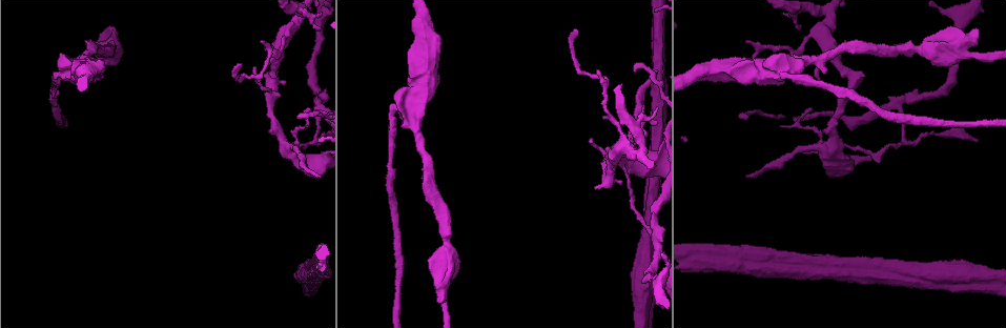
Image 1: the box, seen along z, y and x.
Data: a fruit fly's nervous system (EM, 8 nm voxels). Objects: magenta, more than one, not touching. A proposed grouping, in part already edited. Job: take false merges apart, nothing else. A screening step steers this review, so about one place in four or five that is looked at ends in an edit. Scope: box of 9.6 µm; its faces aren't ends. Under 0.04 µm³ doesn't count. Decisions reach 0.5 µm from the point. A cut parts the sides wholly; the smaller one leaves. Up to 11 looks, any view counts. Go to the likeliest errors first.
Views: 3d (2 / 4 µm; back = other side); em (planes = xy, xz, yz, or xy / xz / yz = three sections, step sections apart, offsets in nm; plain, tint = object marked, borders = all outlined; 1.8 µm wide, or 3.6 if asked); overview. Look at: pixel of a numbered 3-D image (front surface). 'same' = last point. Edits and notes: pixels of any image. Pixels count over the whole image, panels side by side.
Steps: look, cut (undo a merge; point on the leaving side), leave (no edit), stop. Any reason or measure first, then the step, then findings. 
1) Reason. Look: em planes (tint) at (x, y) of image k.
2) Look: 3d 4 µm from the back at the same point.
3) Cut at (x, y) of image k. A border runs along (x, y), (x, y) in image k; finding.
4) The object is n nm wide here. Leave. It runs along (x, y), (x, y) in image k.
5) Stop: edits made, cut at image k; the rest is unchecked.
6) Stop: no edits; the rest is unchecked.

Arms part here. Look: em yz step 16 (tint) at (624, 146) of image 1.

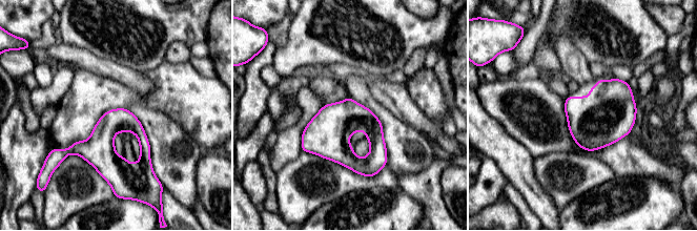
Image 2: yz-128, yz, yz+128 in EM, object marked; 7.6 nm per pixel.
Cut it another way. Look: em planes (tint) at the same point.

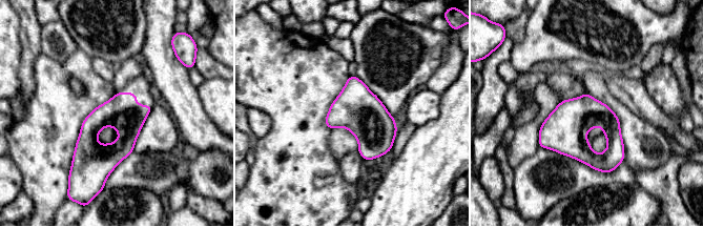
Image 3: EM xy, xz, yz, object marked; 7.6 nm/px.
Leave. Continuous, no second neuron.

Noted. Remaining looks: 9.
Two arms at a narrow angle. Look: em planes (plain) at (904, 270) of image 1.

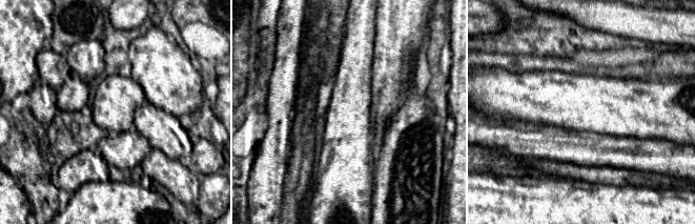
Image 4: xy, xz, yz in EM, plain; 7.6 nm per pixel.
Where the object lies. Look: em planes (tint) at the same point.

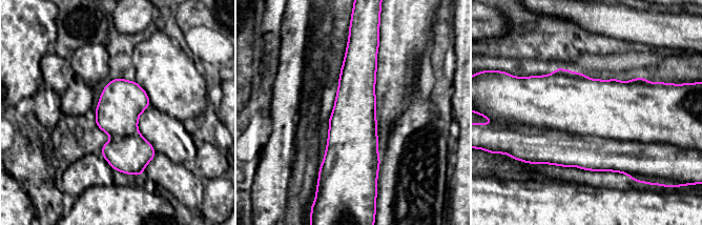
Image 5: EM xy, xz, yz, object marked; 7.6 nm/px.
The object is 340 nm wide here. Cut at (597, 154) of image 5. The part that leaves runs along (529, 133), (565, 150), (642, 146) in image 5; a second neuron is stuck on.

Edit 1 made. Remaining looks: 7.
Small branch off a trunk. Look: 3d 4 µm from the back at (623, 158) of image 1.

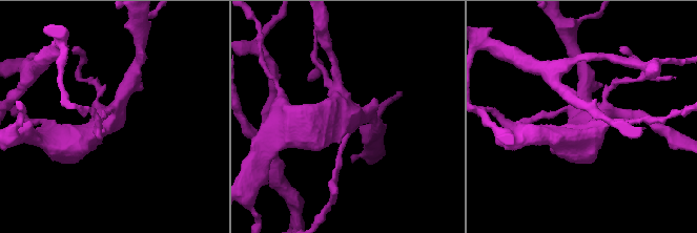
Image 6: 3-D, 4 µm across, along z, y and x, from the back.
Shape alone is not enough. Look: em planes (tint) at (353, 117) of image 6.

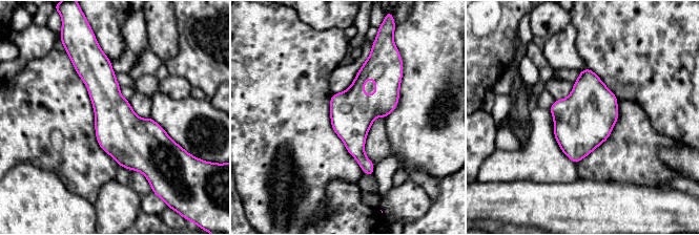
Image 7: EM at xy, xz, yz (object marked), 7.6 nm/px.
The object is 340 nm wide here. Leave. One neuron here.

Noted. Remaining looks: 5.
Side arm on a straight run. Look: em xz step 16 (tint) at (312, 143) of image 1.

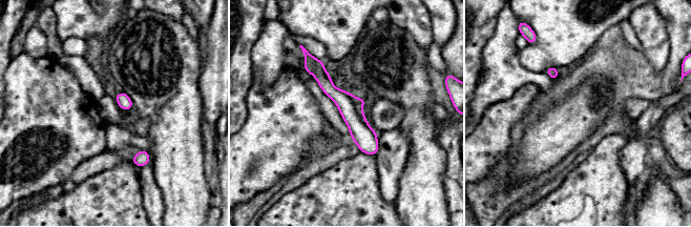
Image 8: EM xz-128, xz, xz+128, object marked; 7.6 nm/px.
Look: em planes (tint) at the same point.

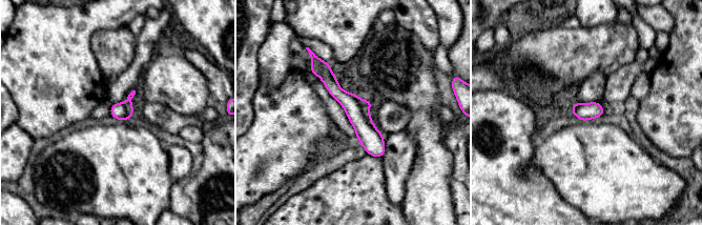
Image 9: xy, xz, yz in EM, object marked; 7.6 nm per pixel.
Cut at (130, 96) of image 9. A border runs along (126, 101), (132, 109) in image 9; two neurons meet here.

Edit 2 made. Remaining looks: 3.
Thick turns thin. Look: 3d 4 µm at (444, 252) of image 1.

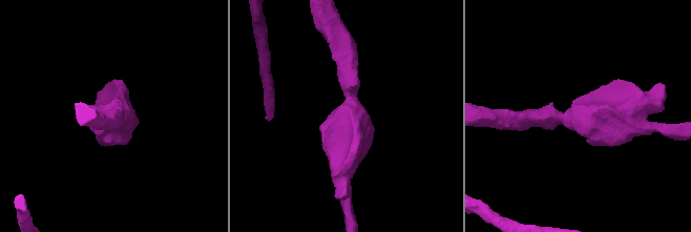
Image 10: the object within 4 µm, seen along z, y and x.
Shape alone is not enough. Look: em 3.6 µm yz step 8 (tint) at (348, 117) of image 10.

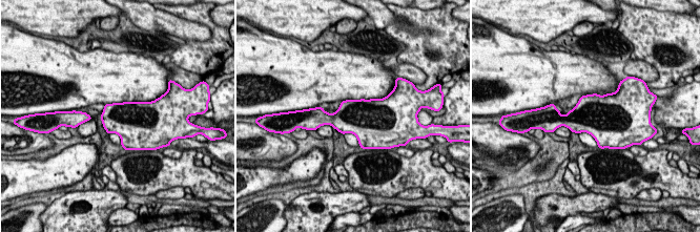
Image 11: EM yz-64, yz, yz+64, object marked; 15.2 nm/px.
Cut it another way. Look: em 3.6 µm xz step 4 (tint) at the same point.

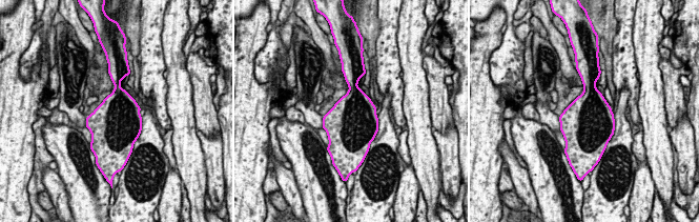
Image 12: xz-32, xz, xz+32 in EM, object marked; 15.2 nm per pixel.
Leave. One neuron here.

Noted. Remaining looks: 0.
Stop: edits made, cut at image 5, cut at image 9; the rest is unchecked.

